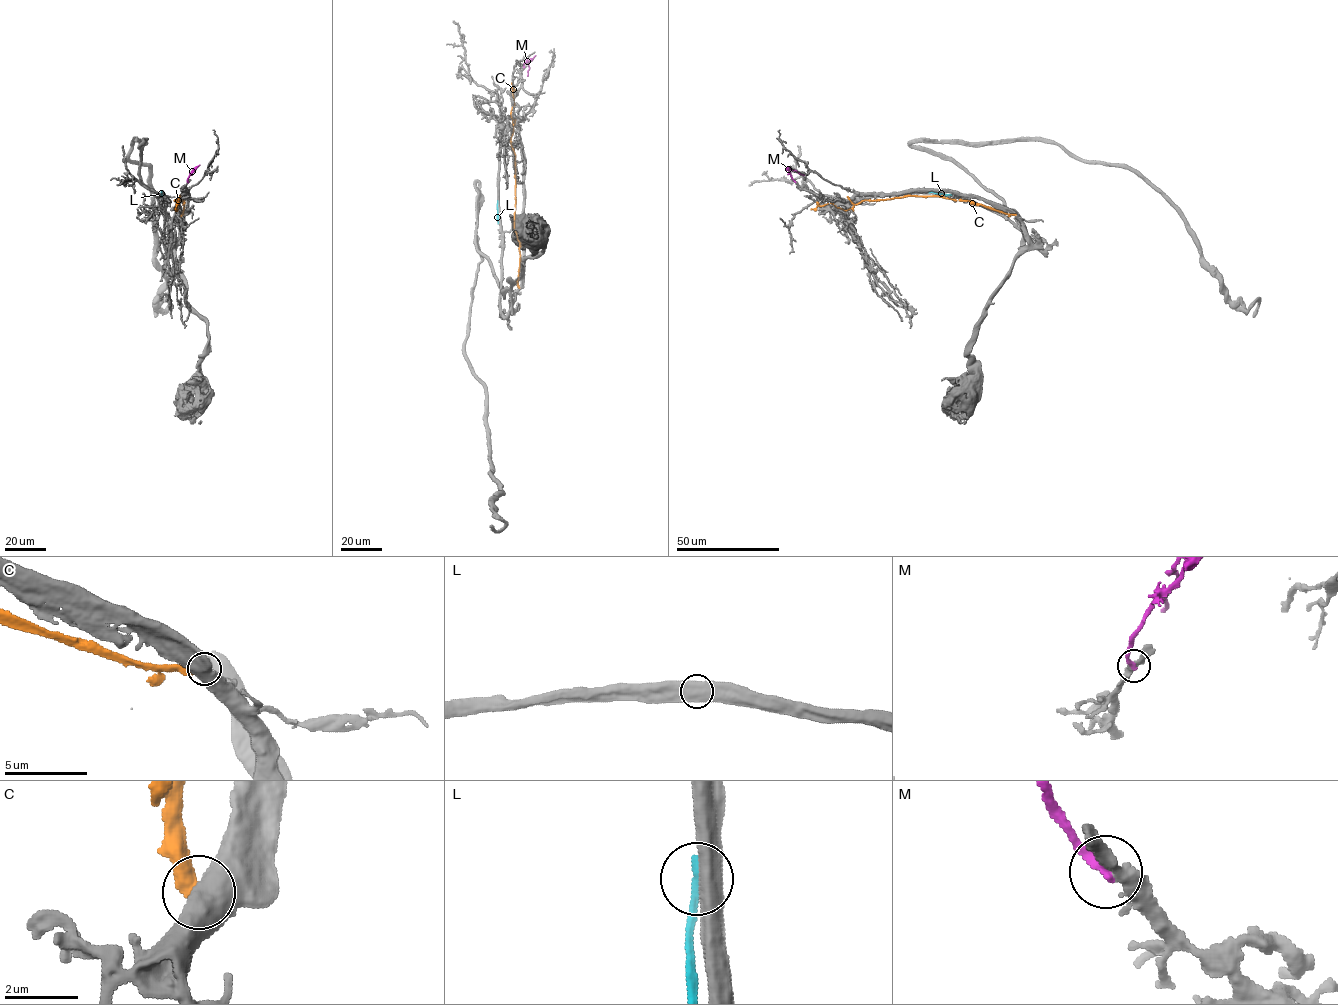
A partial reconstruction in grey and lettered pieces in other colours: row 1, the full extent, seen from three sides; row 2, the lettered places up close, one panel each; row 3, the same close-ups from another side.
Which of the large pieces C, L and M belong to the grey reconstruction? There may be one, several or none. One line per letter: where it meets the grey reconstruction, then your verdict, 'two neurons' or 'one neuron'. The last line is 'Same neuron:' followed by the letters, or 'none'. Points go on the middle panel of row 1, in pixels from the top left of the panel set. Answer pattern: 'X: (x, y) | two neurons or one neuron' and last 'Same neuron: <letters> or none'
C: (519, 287) | two neurons
L: (497, 202) | two neurons
M: (524, 67) | two neurons
Same neuron: none

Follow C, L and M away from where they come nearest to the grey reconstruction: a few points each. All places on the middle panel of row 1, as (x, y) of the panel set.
C: (519, 287), (519, 242), (514, 228), (515, 154), (511, 143), (514, 103), (512, 83)
L: (497, 201), (498, 224)
M: (523, 67), (530, 60), (527, 76)

